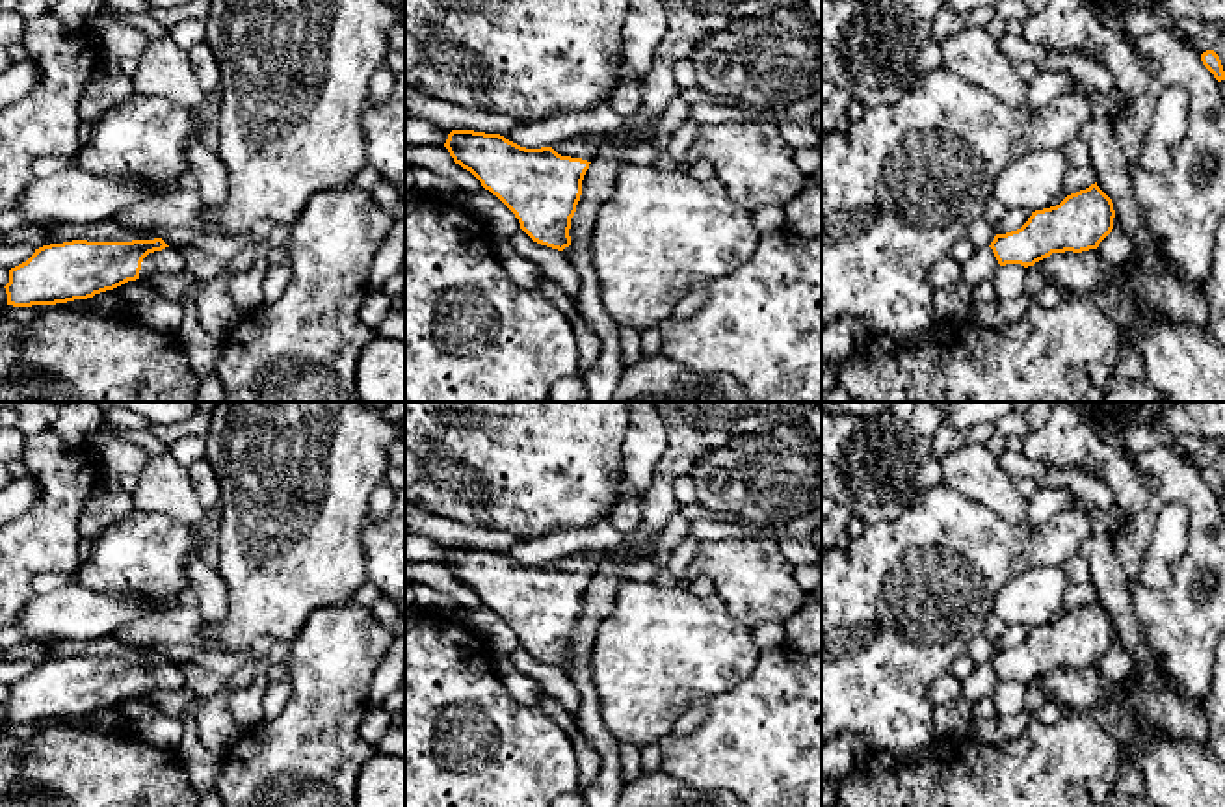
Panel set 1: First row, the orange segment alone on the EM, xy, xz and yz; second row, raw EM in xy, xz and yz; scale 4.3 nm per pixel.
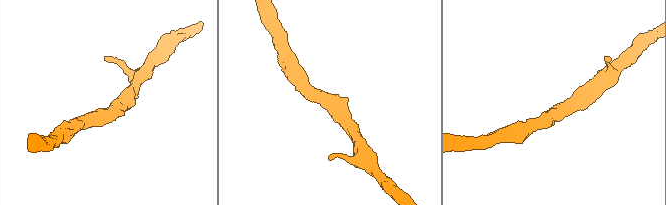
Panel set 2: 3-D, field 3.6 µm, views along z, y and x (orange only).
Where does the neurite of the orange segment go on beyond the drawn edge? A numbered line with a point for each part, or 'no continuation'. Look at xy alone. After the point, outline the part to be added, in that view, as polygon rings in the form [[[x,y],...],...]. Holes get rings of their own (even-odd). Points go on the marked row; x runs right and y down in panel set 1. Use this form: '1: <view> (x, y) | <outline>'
1: xy (170, 261) | [[[165,247],[162,251],[149,253],[139,270],[139,277],[152,277],[156,273],[180,273],[186,270],[186,258],[178,247]]]

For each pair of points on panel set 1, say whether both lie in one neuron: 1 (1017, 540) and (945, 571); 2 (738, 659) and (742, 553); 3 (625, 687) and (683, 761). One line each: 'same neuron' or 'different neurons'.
1: same neuron
2: different neurons
3: different neurons

